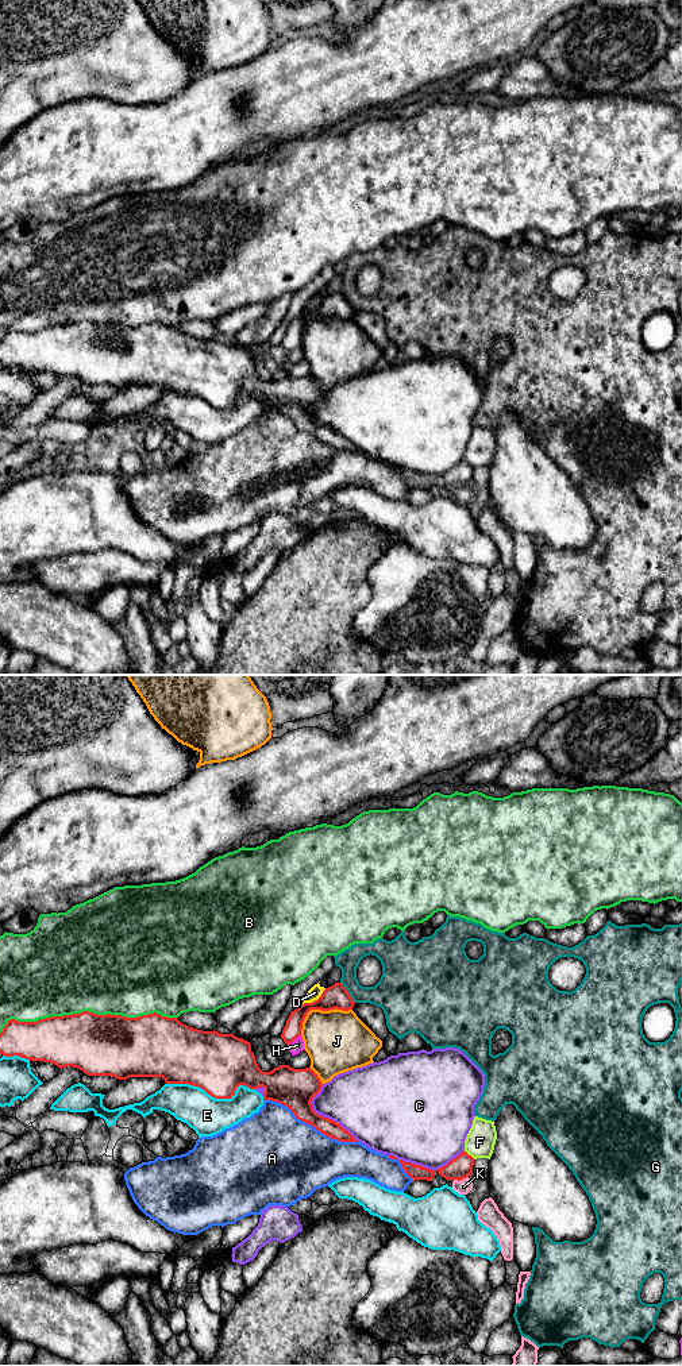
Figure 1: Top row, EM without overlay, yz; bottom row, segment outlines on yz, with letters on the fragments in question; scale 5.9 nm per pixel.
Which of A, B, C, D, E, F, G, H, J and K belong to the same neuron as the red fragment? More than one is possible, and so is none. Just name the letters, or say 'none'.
none

